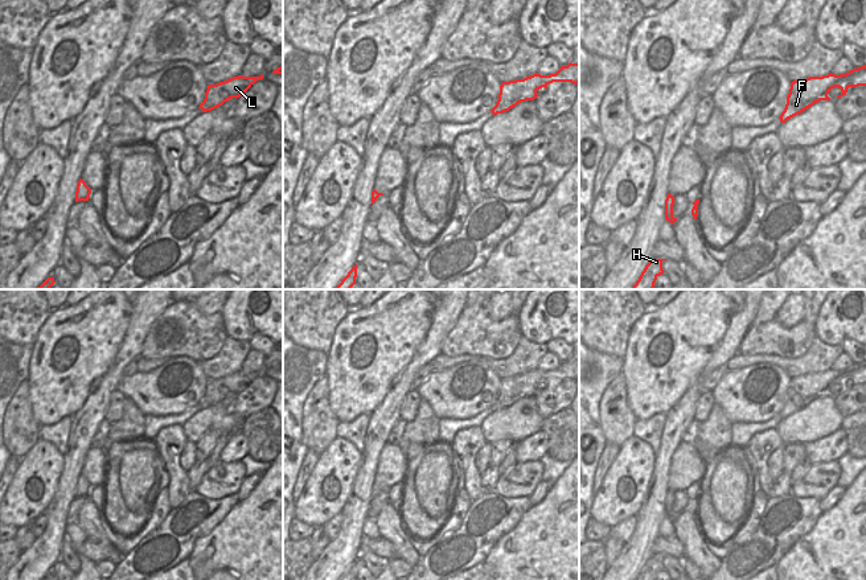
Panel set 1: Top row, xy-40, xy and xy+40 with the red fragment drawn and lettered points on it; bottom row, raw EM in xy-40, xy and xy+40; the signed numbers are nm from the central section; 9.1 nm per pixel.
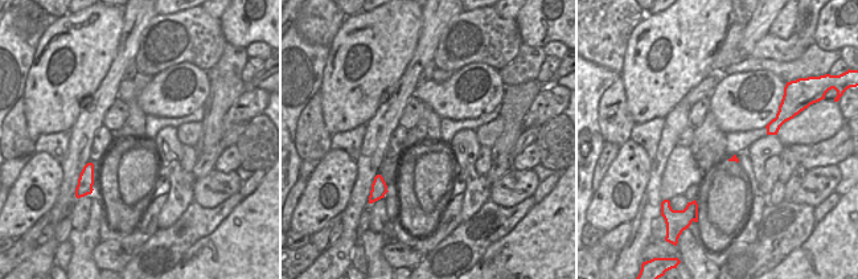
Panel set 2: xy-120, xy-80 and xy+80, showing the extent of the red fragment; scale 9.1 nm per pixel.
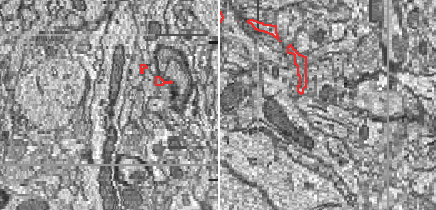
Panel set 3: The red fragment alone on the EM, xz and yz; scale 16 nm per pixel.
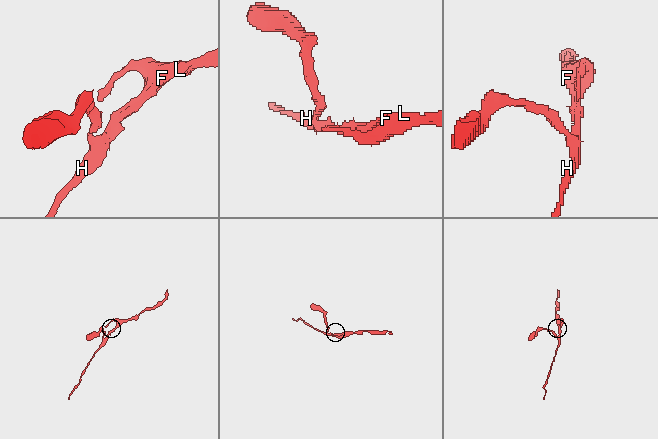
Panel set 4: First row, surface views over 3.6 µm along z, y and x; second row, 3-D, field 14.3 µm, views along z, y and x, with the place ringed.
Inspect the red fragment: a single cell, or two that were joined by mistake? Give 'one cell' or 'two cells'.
one cell

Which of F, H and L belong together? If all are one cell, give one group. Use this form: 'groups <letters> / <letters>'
groups F H L

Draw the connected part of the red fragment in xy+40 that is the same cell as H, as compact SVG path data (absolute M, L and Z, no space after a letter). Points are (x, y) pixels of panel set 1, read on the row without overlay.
M652 555L641 568L636 580L654 580L657 573L664 569L662 558L668 555Z

